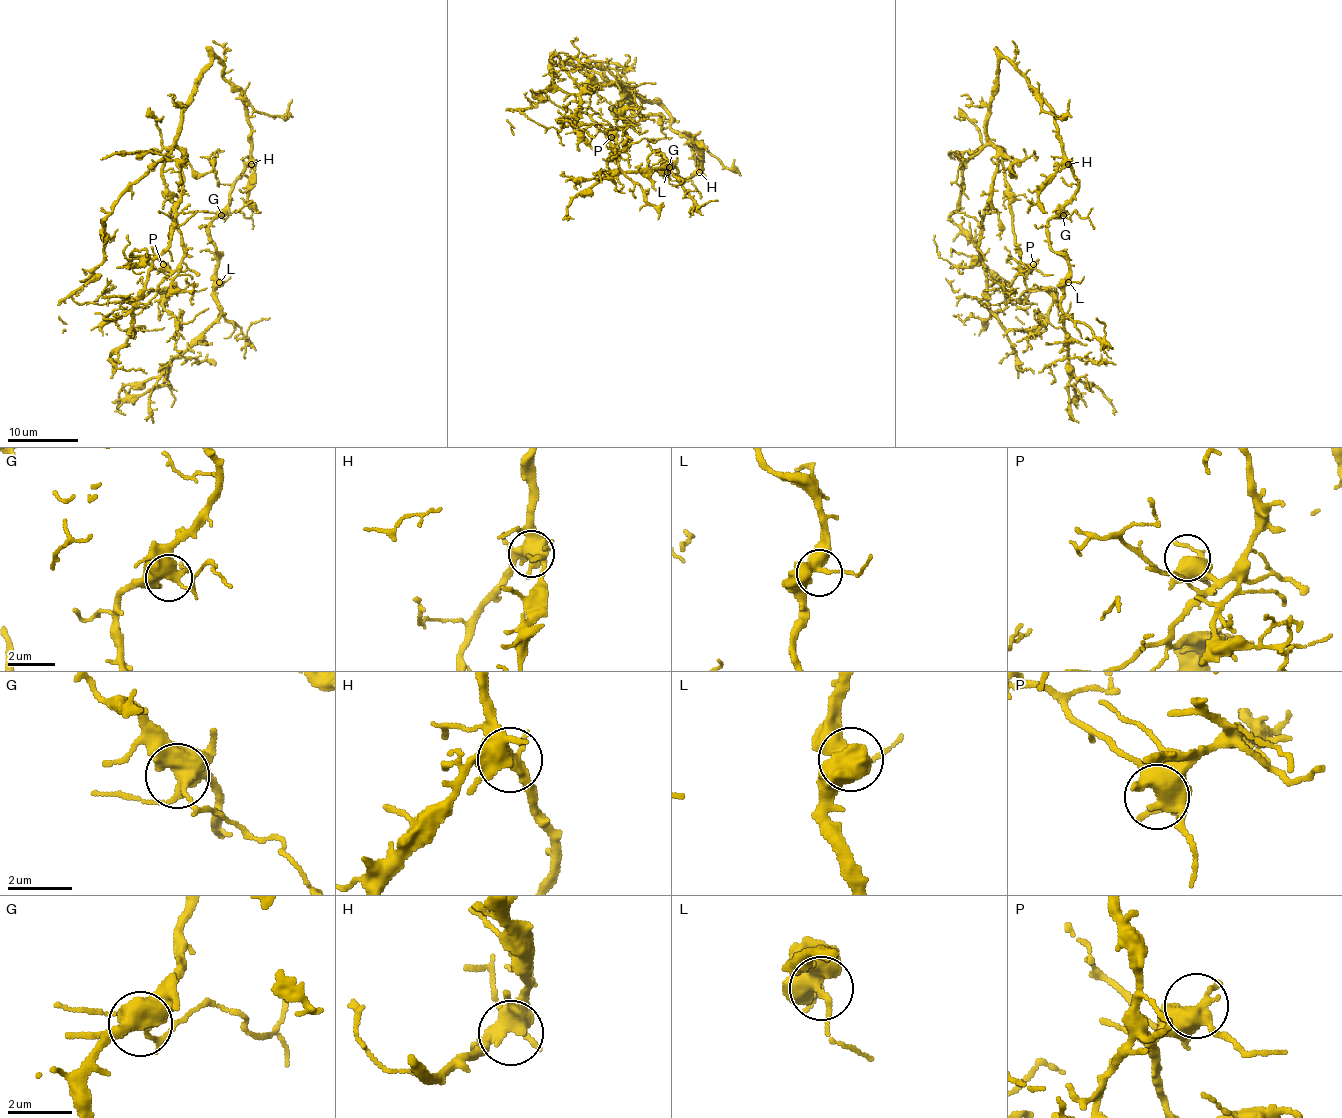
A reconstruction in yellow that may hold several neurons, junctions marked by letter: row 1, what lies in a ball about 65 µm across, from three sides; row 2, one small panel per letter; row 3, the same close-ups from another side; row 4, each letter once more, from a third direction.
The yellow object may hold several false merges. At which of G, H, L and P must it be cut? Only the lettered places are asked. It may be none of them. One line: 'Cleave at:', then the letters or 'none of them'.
Cleave at: none of them

